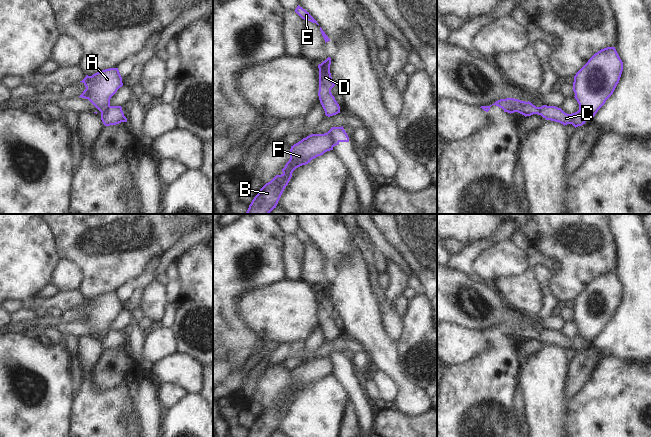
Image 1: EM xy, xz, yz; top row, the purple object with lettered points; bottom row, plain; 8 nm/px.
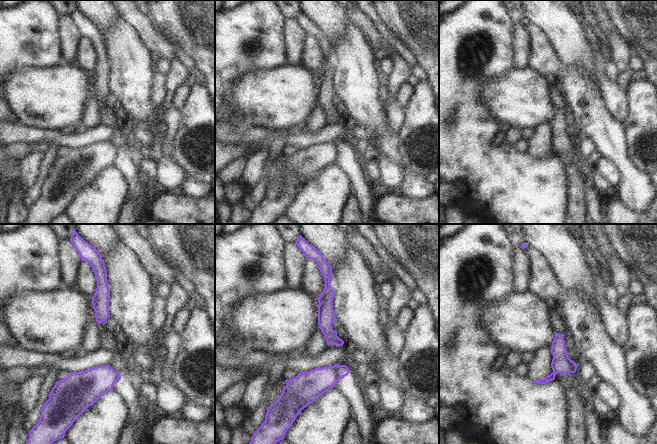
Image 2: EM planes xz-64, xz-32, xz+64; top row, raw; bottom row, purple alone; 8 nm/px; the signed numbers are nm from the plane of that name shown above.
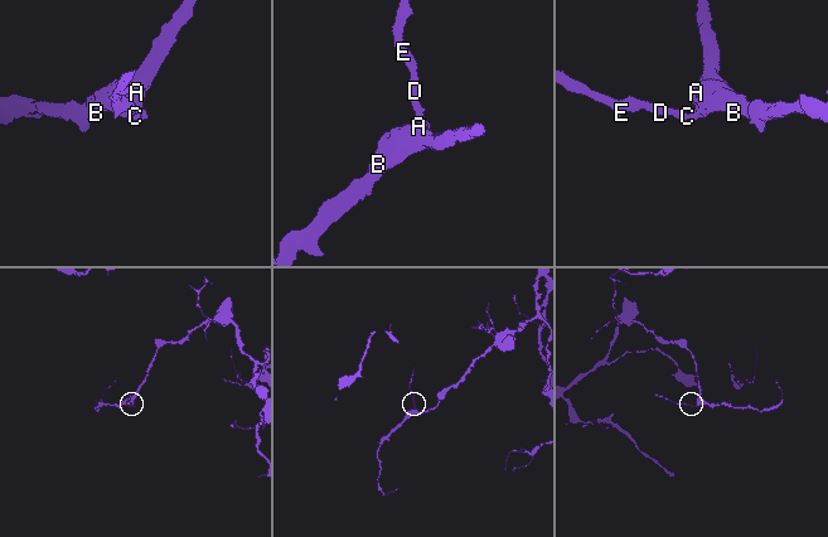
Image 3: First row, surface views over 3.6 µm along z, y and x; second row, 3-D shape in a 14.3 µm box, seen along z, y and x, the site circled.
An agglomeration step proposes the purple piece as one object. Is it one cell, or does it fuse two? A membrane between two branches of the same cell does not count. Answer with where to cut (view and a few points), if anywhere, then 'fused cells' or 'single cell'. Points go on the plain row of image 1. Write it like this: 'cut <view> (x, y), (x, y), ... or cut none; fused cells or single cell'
cut xz (327, 356), (339, 365); fused cells

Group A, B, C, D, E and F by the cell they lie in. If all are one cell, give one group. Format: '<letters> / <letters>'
A B F / C D E

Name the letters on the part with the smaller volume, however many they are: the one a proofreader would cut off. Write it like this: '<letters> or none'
C, D, E

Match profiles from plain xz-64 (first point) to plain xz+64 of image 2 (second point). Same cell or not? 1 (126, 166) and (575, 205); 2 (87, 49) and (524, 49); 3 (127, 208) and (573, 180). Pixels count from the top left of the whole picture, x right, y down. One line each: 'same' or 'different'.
1: different
2: different
3: same

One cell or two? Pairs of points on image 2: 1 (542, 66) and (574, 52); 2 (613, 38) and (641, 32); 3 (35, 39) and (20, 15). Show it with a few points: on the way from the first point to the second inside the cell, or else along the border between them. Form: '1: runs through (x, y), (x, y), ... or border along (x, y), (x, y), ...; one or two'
1: border along (546, 37), (558, 58); two
2: border along (608, 16), (614, 28), (627, 41), (630, 47); two
3: runs through (29, 33), (26, 21); one

